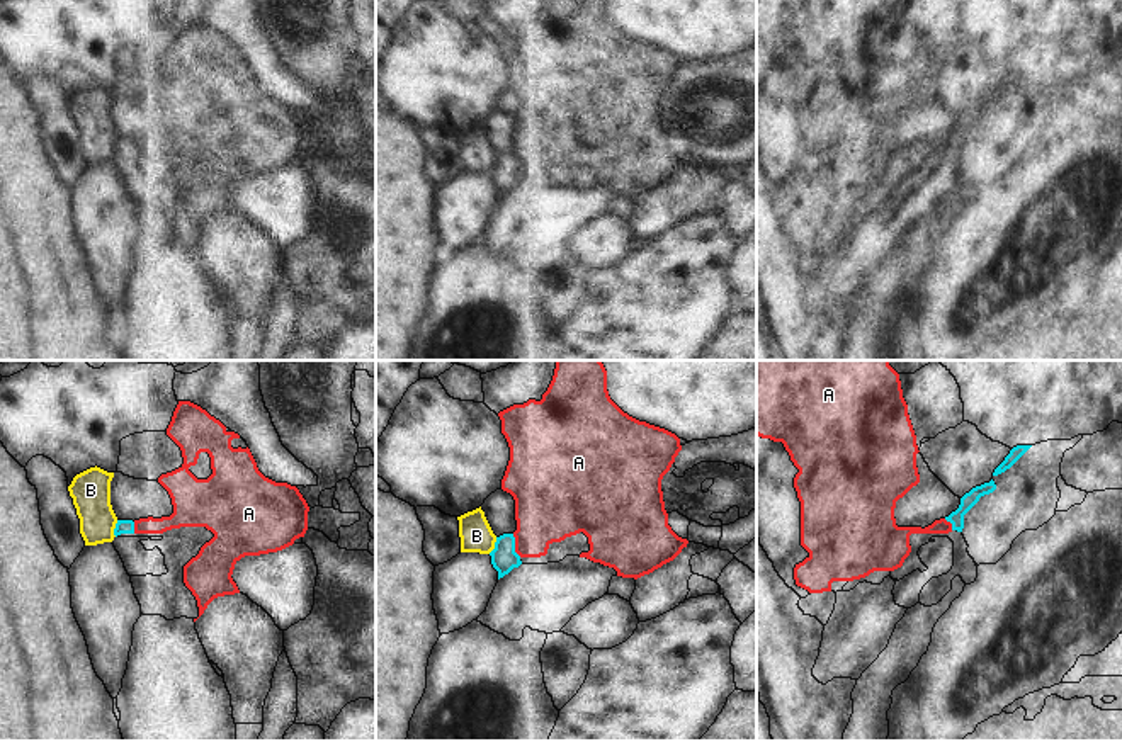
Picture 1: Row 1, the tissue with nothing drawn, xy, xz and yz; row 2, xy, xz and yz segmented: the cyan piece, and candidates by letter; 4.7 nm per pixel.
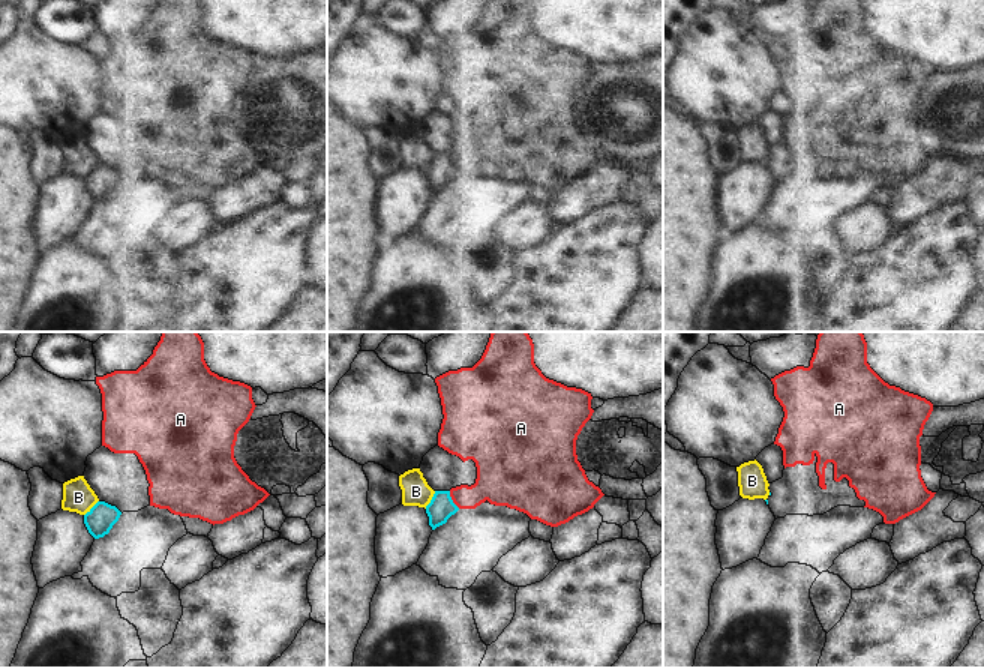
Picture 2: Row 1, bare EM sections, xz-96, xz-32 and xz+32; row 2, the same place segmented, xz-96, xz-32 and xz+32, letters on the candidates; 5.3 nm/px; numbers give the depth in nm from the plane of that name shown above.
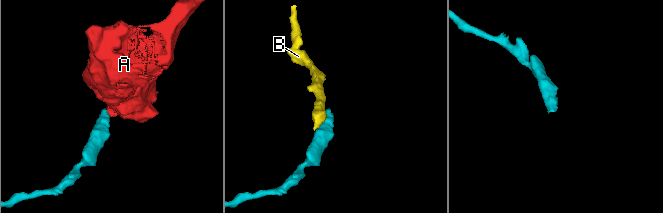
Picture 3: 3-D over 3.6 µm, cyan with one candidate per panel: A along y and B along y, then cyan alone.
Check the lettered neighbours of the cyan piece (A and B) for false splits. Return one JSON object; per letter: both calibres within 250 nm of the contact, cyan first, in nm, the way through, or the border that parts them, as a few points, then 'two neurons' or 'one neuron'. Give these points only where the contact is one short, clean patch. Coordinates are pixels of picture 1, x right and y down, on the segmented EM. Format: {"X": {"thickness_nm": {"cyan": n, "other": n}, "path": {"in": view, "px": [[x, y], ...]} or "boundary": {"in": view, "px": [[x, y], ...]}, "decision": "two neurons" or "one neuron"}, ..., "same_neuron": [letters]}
{"A": {"thickness_nm": {"cyan": 130, "other": 320}, "boundary": {"in": "xz", "px": [[512, 534], [515, 551], [521, 556]]}, "decision": "two neurons"}, "B": {"thickness_nm": {"cyan": 60, "other": 190}, "boundary": {"in": "xy", "px": [[118, 520], [114, 536]]}, "decision": "two neurons"}, "same_neuron": []}

